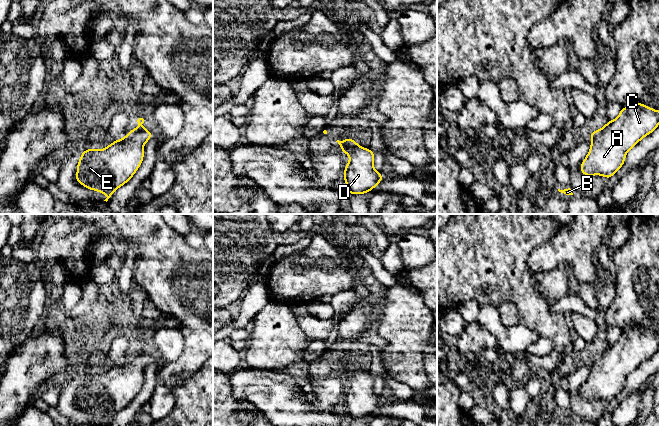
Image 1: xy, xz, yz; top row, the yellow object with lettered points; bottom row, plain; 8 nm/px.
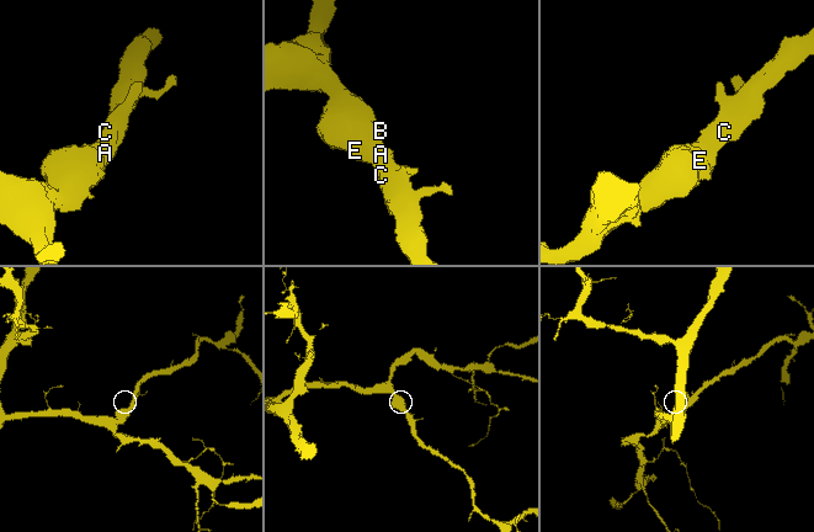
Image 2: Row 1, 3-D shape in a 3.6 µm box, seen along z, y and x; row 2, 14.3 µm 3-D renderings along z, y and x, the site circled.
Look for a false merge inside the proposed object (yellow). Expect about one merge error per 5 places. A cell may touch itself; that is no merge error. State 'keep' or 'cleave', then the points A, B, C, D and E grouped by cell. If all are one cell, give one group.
keep | A B C D E

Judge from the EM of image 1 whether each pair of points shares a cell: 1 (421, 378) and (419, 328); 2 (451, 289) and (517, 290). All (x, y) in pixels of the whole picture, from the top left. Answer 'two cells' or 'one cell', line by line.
1: one cell
2: one cell

